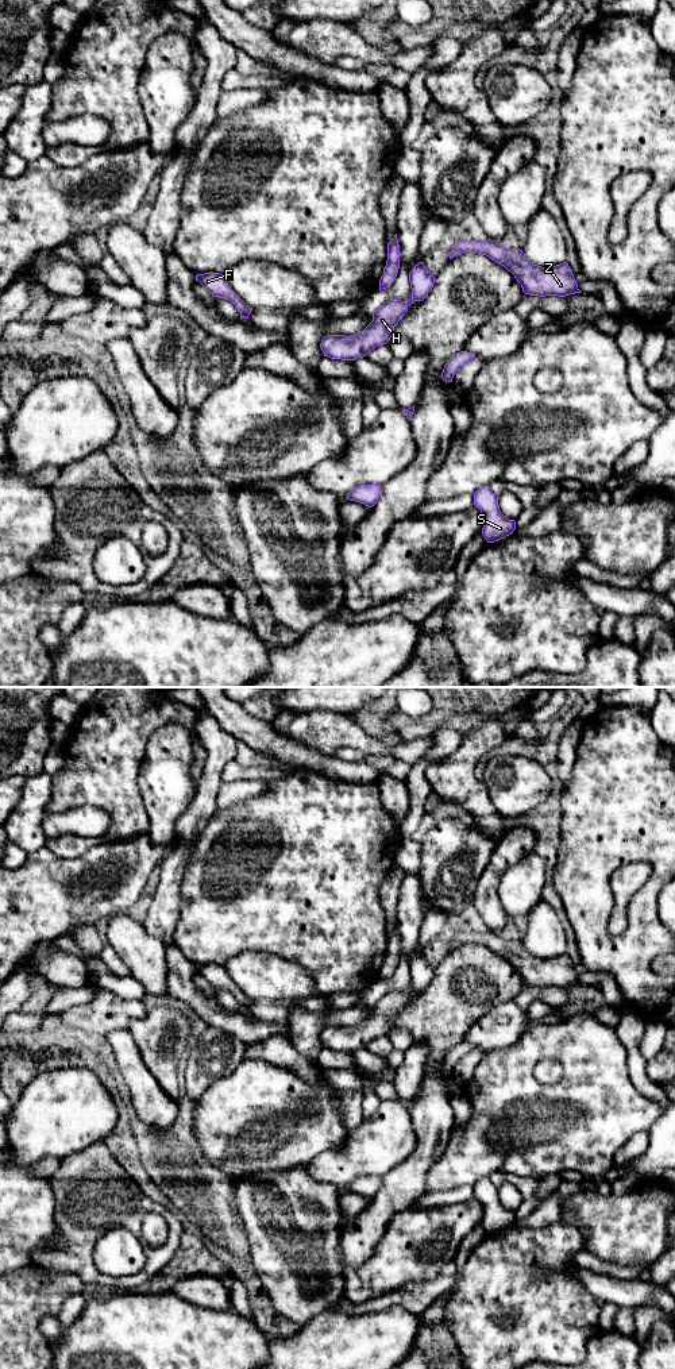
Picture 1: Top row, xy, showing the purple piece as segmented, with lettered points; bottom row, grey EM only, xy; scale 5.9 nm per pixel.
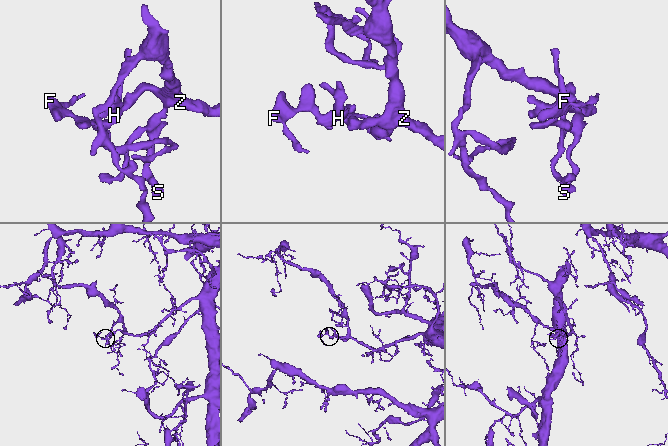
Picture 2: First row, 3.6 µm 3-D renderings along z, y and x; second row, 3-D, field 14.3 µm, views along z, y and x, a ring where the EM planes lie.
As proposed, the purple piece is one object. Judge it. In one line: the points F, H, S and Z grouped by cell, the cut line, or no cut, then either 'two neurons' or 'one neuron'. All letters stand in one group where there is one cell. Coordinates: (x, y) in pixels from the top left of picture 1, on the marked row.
F H S Z | no cut | one neuron

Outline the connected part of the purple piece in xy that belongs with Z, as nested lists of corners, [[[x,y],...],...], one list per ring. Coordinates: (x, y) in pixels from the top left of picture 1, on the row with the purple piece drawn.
[[[462,240],[450,252],[450,259],[464,252],[478,252],[510,271],[522,292],[531,296],[558,296],[566,297],[582,293],[567,262],[552,267],[541,267],[528,261],[522,250],[506,248],[494,240],[485,242]]]

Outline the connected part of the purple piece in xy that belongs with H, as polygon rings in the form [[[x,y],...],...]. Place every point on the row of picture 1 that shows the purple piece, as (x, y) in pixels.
[[[418,262],[409,273],[412,298],[409,301],[386,301],[373,313],[373,321],[360,332],[346,335],[327,335],[320,343],[324,356],[331,359],[355,360],[366,356],[377,346],[386,344],[393,336],[394,327],[408,312],[413,301],[423,301],[432,290],[435,277],[424,262]]]

